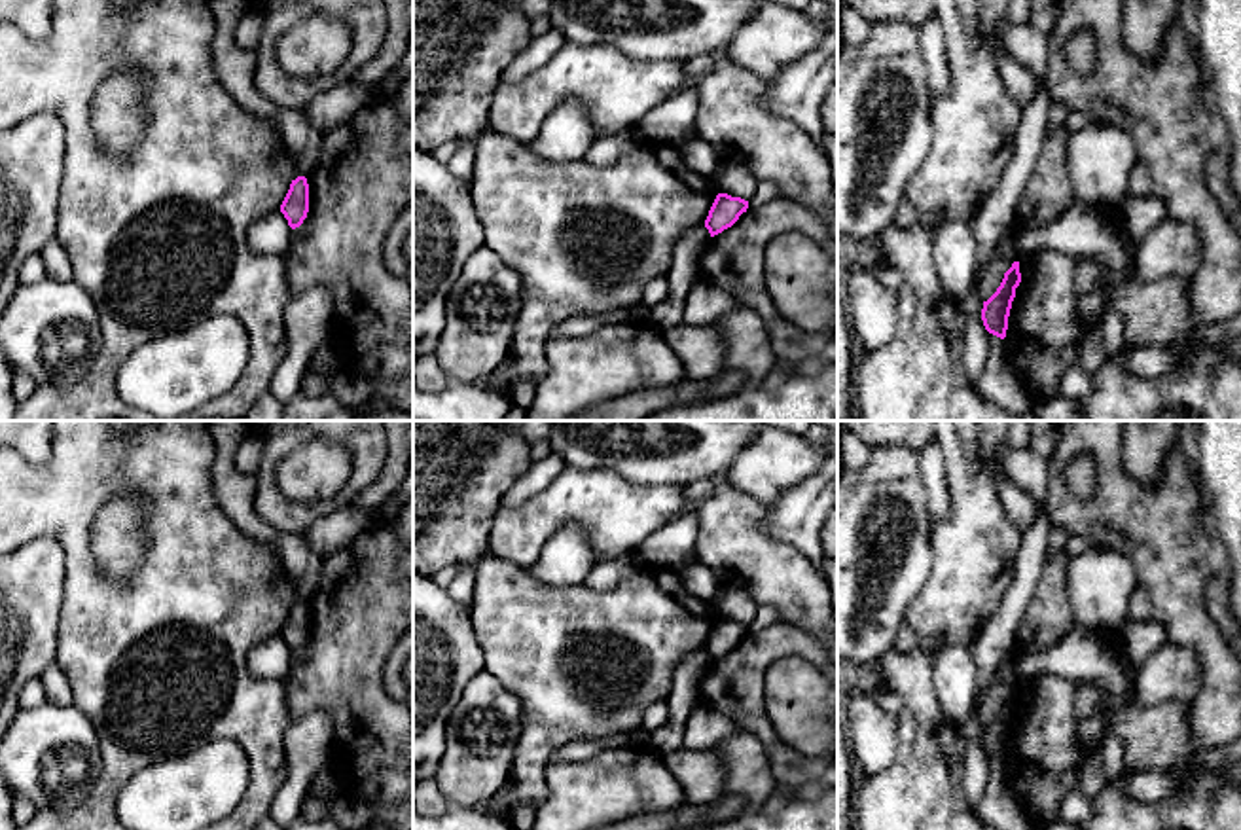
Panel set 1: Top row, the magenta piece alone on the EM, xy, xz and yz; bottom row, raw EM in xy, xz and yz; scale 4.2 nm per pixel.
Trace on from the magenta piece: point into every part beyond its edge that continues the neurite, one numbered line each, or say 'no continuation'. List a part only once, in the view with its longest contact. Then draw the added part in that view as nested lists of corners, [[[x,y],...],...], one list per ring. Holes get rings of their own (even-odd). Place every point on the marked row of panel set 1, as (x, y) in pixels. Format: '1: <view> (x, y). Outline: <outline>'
no continuation

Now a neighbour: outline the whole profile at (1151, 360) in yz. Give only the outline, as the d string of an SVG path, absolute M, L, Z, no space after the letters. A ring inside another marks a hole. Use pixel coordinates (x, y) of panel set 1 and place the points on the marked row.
M1241 313L1226 322L1199 328L1194 339L1184 347L1144 347L1127 351L1124 356L1124 368L1139 377L1161 377L1175 366L1186 362L1197 349L1228 343L1235 337L1241 337Z

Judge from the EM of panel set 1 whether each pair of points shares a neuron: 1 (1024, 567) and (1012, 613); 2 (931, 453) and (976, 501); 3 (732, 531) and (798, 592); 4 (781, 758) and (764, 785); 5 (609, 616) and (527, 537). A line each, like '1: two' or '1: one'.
1: one
2: two
3: one
4: two
5: two

